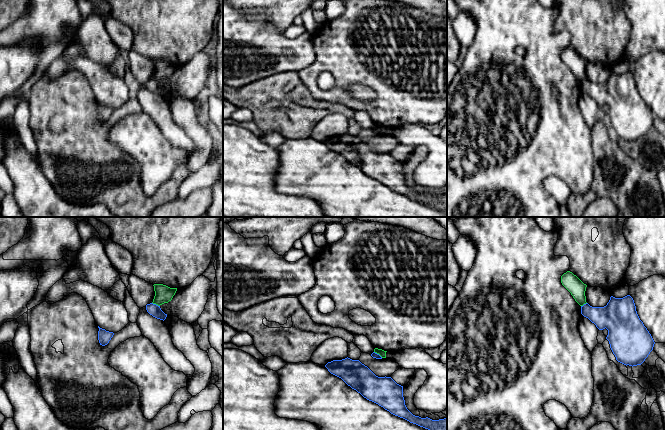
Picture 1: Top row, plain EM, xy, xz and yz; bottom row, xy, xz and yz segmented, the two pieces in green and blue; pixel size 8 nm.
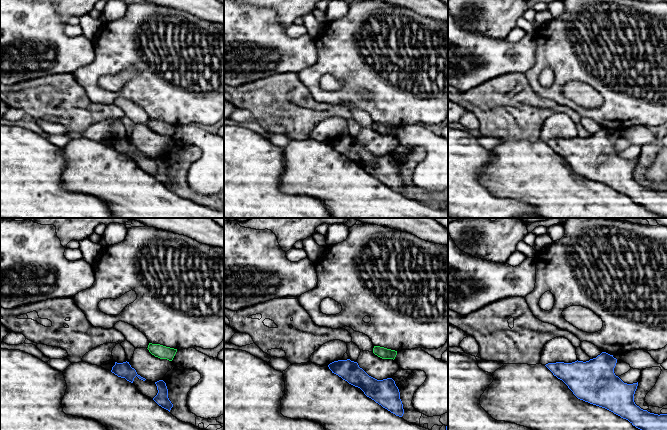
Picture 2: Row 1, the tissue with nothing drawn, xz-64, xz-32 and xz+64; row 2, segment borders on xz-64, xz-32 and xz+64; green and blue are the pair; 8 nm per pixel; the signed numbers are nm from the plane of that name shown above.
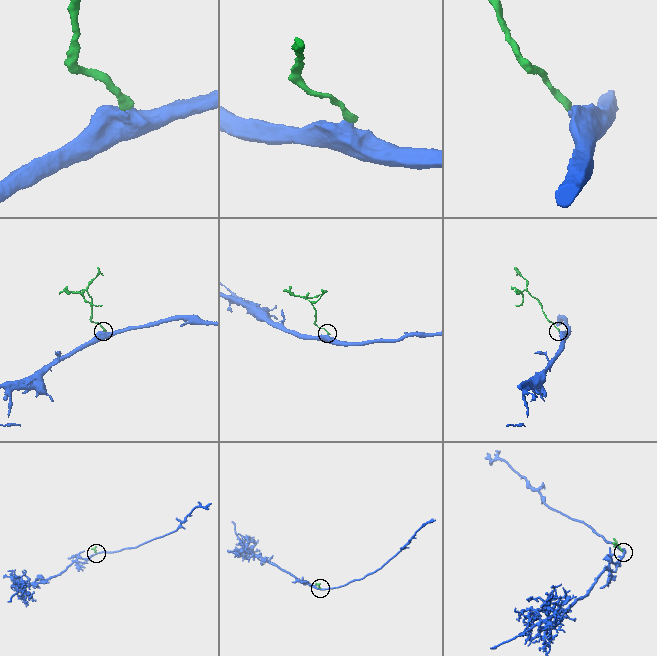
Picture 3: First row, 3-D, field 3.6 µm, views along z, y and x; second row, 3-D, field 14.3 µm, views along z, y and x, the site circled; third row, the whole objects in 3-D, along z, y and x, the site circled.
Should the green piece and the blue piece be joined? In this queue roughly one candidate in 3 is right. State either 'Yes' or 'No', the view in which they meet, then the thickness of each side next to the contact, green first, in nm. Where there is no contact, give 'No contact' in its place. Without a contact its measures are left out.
No. Touches green in xy. Thickness 140 nm (green) against 90 nm

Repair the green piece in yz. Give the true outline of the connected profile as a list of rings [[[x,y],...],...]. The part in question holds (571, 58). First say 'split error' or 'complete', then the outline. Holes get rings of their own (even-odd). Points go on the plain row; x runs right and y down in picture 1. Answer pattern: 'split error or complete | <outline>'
complete | [[[567,47],[561,52],[561,59],[571,69],[580,82],[587,79],[585,72],[587,61],[584,60],[576,51]]]

